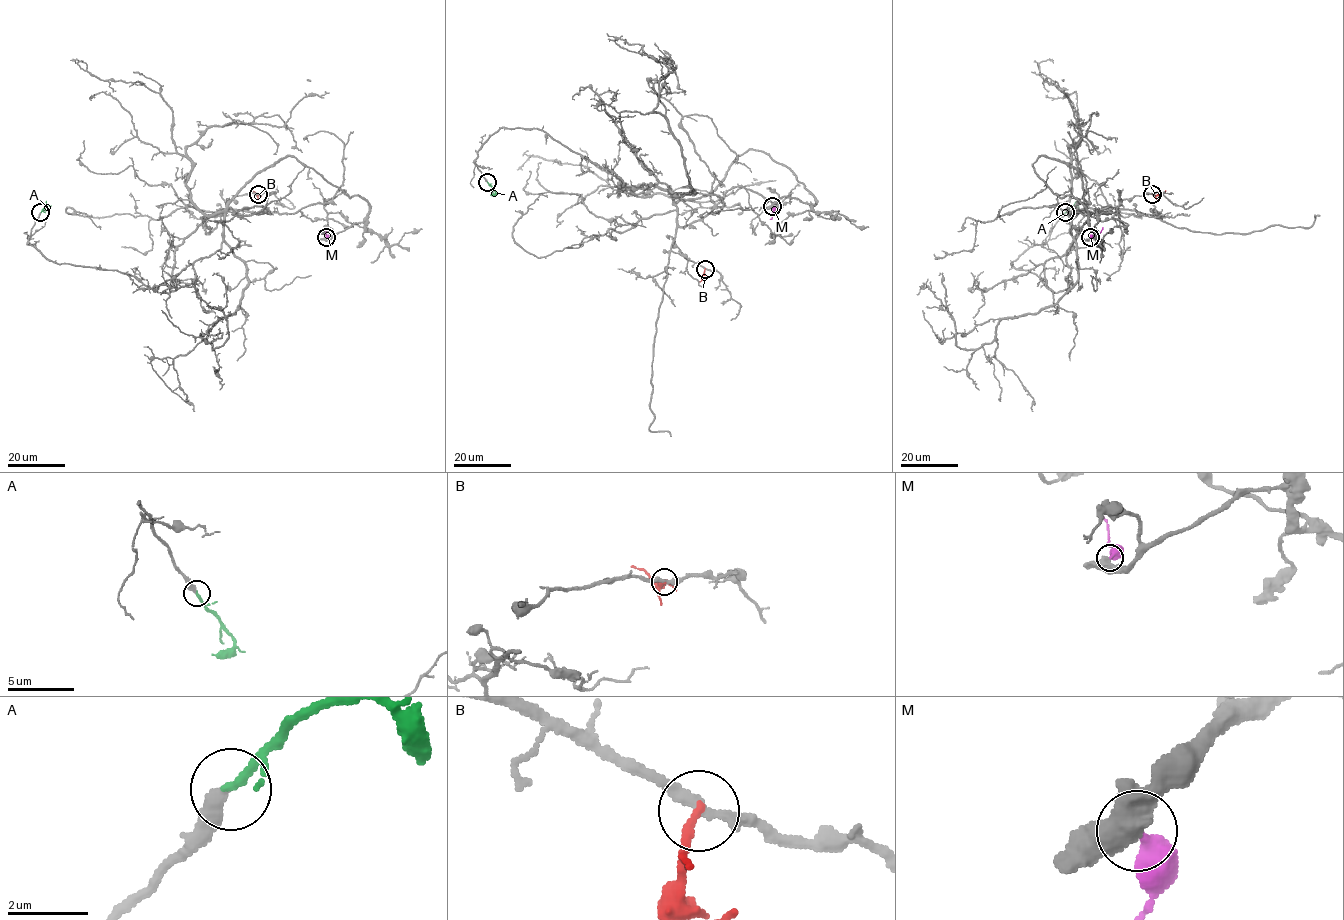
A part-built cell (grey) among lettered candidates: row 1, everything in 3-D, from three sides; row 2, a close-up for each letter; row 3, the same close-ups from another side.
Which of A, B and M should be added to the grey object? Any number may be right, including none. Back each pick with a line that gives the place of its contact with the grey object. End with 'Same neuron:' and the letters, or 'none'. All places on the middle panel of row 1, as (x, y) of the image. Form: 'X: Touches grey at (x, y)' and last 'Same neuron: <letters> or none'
A: Touches grey at (487, 182)
Same neuron: A

